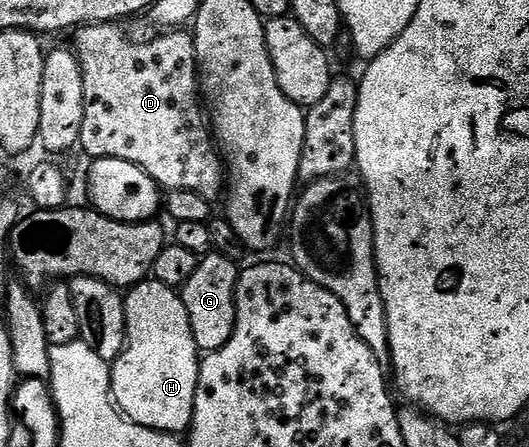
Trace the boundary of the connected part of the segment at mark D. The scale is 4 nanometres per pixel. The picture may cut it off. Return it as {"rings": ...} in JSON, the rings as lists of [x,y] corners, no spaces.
{"rings":[[[94,23],[86,25],[76,32],[77,35],[71,42],[72,50],[77,52],[77,60],[83,71],[83,129],[81,130],[80,150],[85,150],[89,154],[90,160],[102,159],[103,157],[119,157],[123,161],[131,161],[139,165],[152,177],[157,186],[166,192],[190,191],[199,193],[199,197],[216,201],[222,198],[223,188],[227,183],[227,171],[223,166],[223,160],[215,146],[215,140],[210,124],[207,122],[206,112],[203,110],[203,99],[199,94],[199,72],[197,70],[197,50],[193,47],[192,34],[184,30],[170,31],[158,34],[158,39],[149,39],[146,43],[136,43],[133,39],[125,36],[124,26],[117,23]]]}

